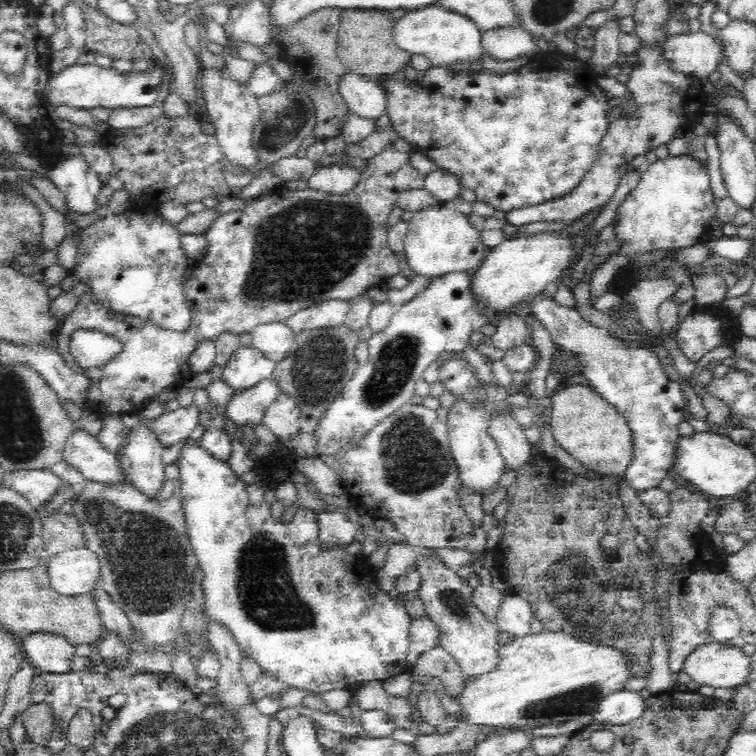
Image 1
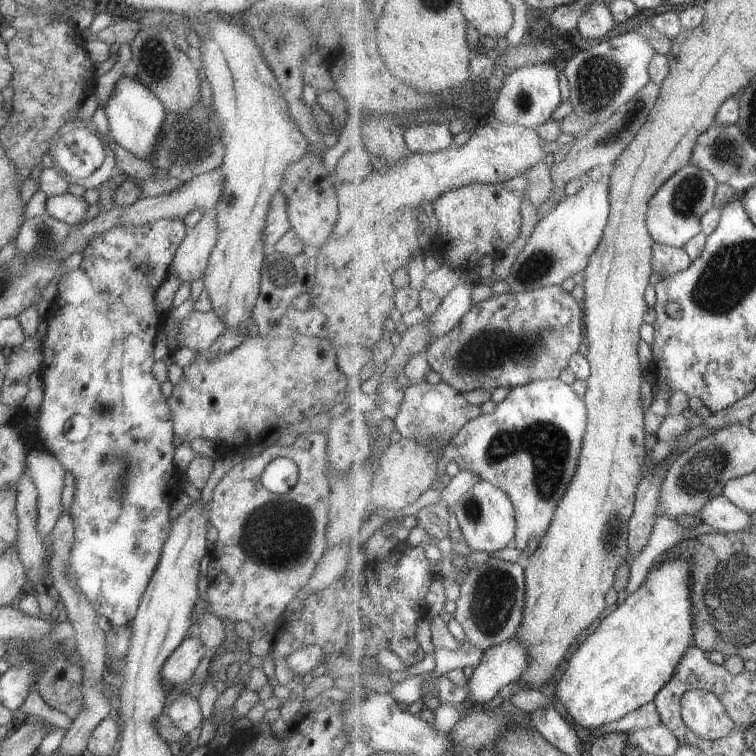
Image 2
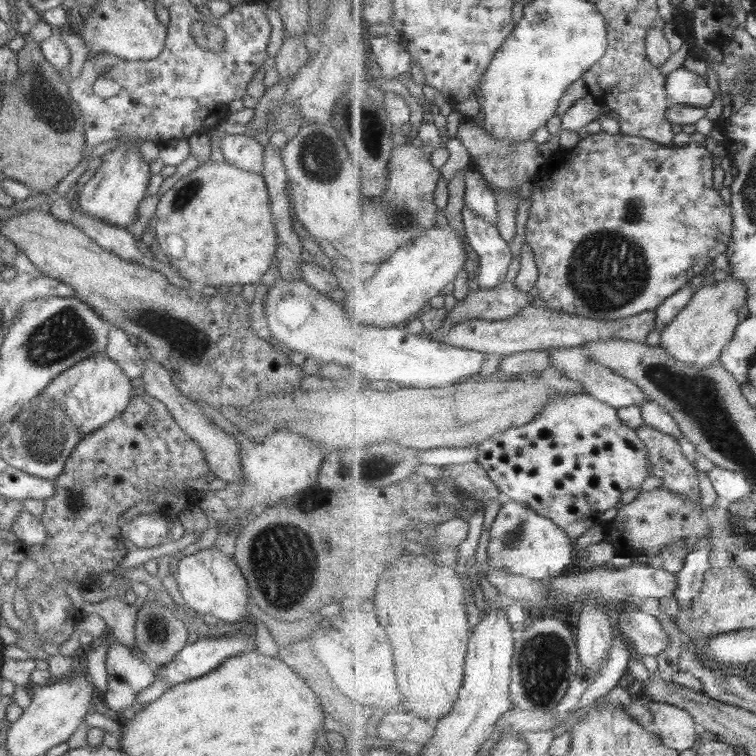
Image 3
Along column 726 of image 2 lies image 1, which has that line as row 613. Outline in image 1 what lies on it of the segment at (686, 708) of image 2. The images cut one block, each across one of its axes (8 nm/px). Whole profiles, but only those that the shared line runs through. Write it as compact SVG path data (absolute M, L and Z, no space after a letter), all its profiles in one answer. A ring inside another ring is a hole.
M717 606L707 617L707 630L710 640L717 643L730 643L741 632L741 622L732 608Z

